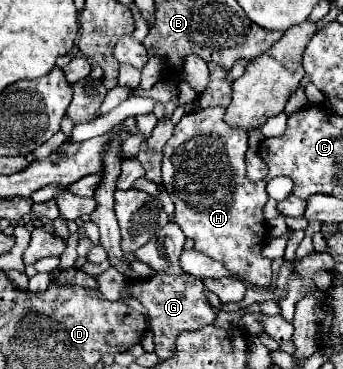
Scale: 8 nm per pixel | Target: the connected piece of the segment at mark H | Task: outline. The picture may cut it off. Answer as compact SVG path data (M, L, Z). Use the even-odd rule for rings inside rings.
M205 108L201 112L185 114L175 126L173 136L165 144L163 152L163 186L169 192L175 212L173 222L185 232L187 238L195 242L195 248L213 260L223 262L227 270L251 280L257 286L271 284L271 260L261 256L261 248L267 240L267 220L263 216L263 206L267 202L265 182L251 182L245 176L245 152L247 152L247 132L231 128L223 122L225 108Z

